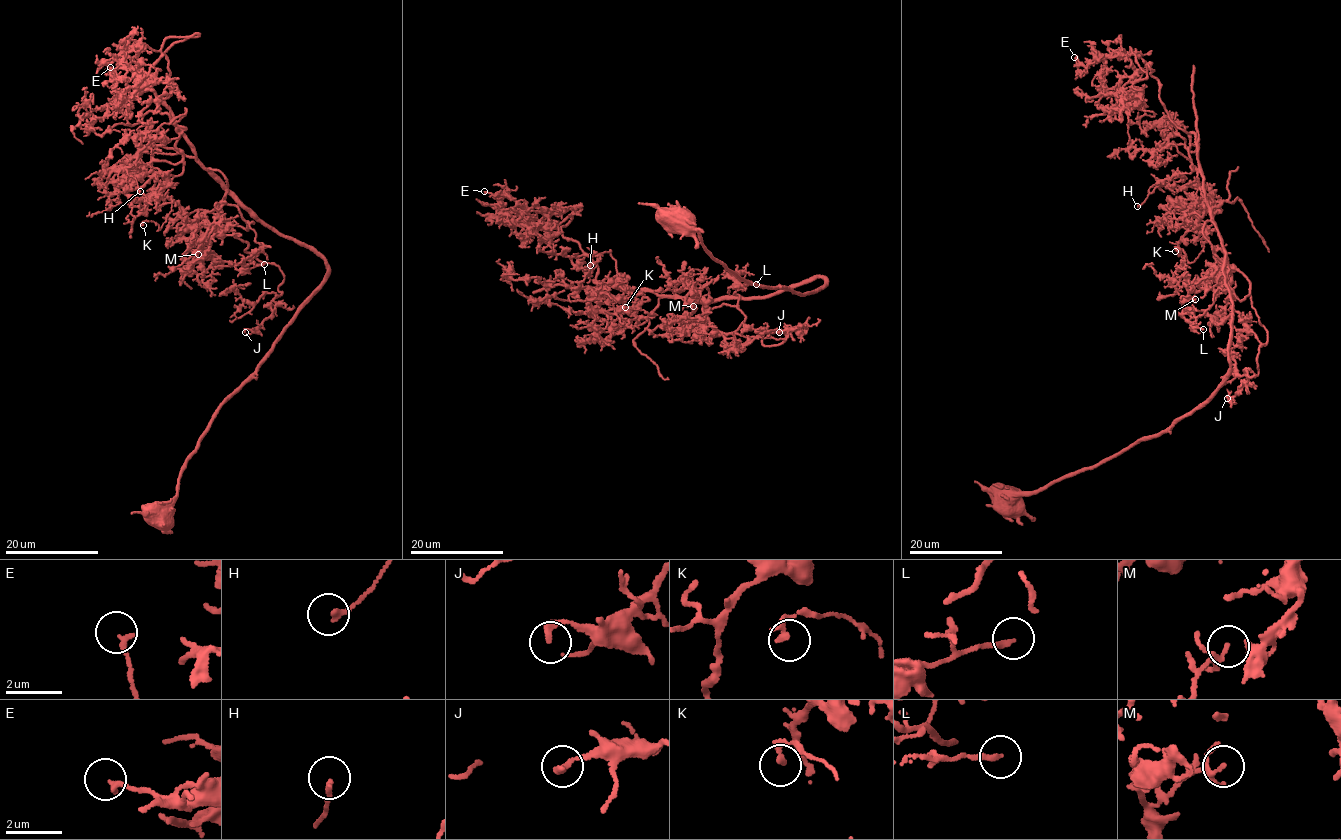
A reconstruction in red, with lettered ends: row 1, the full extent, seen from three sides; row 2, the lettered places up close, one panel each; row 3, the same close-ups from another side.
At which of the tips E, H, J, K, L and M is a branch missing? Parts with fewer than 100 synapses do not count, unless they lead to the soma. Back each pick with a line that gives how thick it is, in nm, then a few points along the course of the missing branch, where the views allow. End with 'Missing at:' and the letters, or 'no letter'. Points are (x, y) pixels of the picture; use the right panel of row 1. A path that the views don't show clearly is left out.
Missing at: no letter

